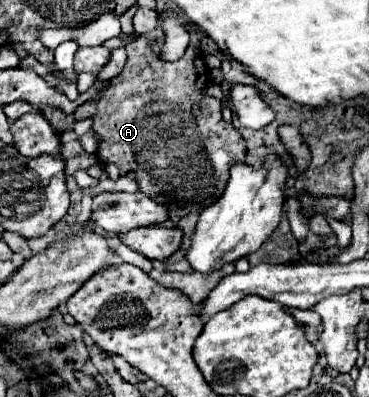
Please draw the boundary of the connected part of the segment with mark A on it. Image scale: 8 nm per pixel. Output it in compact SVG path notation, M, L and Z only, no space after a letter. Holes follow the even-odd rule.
M191 29L191 43L187 53L175 61L165 63L159 59L159 51L151 45L153 35L139 35L133 43L127 45L127 65L121 75L109 81L103 97L99 101L89 101L81 105L73 115L75 119L93 119L93 131L99 135L97 157L101 163L115 163L121 175L135 173L139 191L167 205L169 219L175 223L191 211L201 211L203 207L215 203L229 181L229 169L235 163L245 163L247 145L241 133L225 123L221 117L221 99L203 95L209 83L209 69L201 61L201 39L195 29ZM193 105L199 105L199 111L193 113Z

